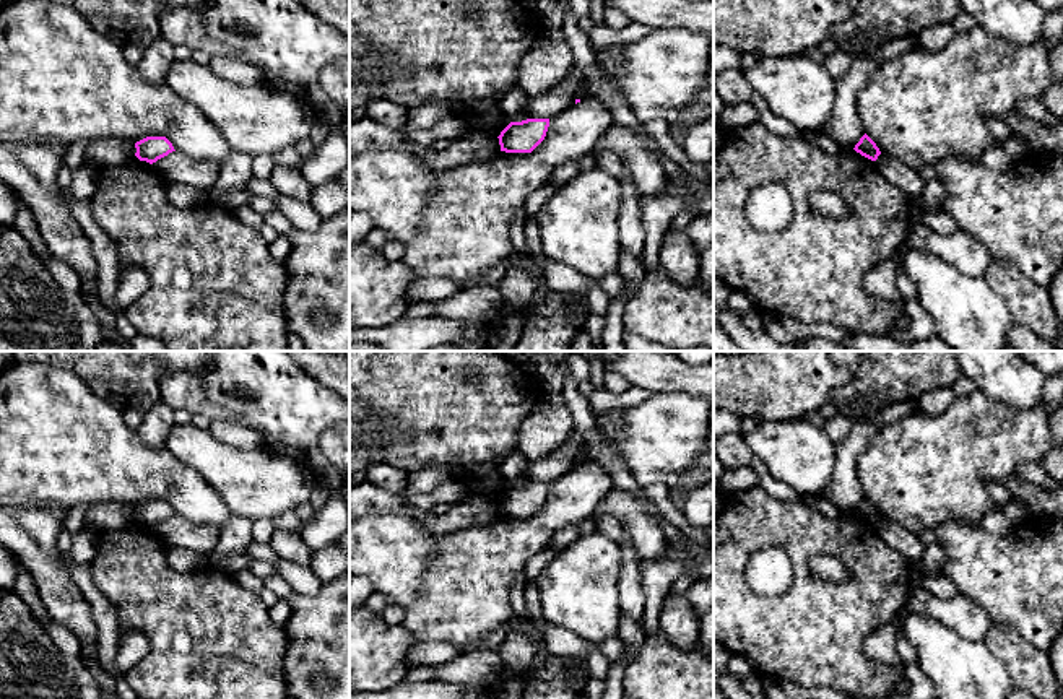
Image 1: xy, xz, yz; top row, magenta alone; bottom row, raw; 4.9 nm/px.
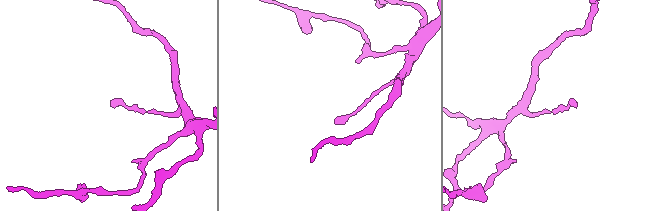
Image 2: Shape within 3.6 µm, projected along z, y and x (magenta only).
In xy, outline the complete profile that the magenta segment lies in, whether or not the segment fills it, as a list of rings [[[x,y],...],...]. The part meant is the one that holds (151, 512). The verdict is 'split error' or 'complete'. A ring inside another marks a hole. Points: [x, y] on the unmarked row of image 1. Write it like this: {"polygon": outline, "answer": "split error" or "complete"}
{"polygon": [[[146,501],[137,506],[135,512],[137,512],[135,520],[140,525],[146,525],[150,528],[176,515],[172,507],[166,501]]], "answer": "complete"}

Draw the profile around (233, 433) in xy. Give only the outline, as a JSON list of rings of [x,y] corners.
[[[213,419],[210,421],[208,432],[216,441],[241,450],[255,450],[265,447],[262,434],[239,421]]]

